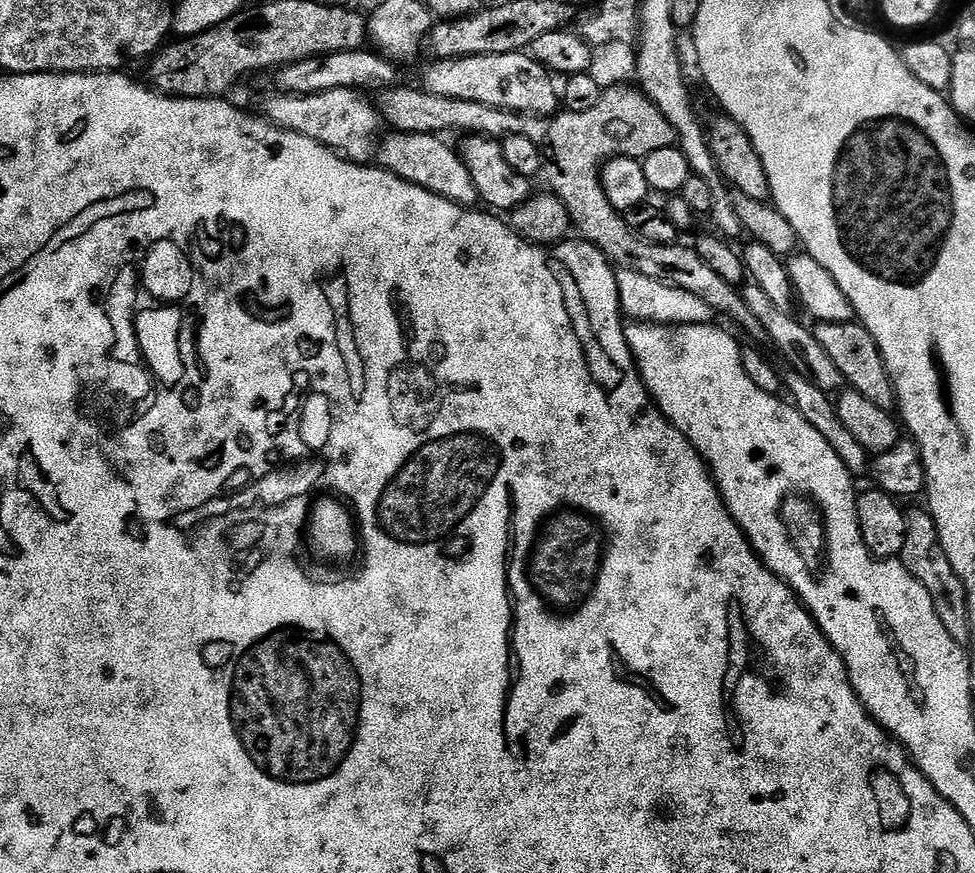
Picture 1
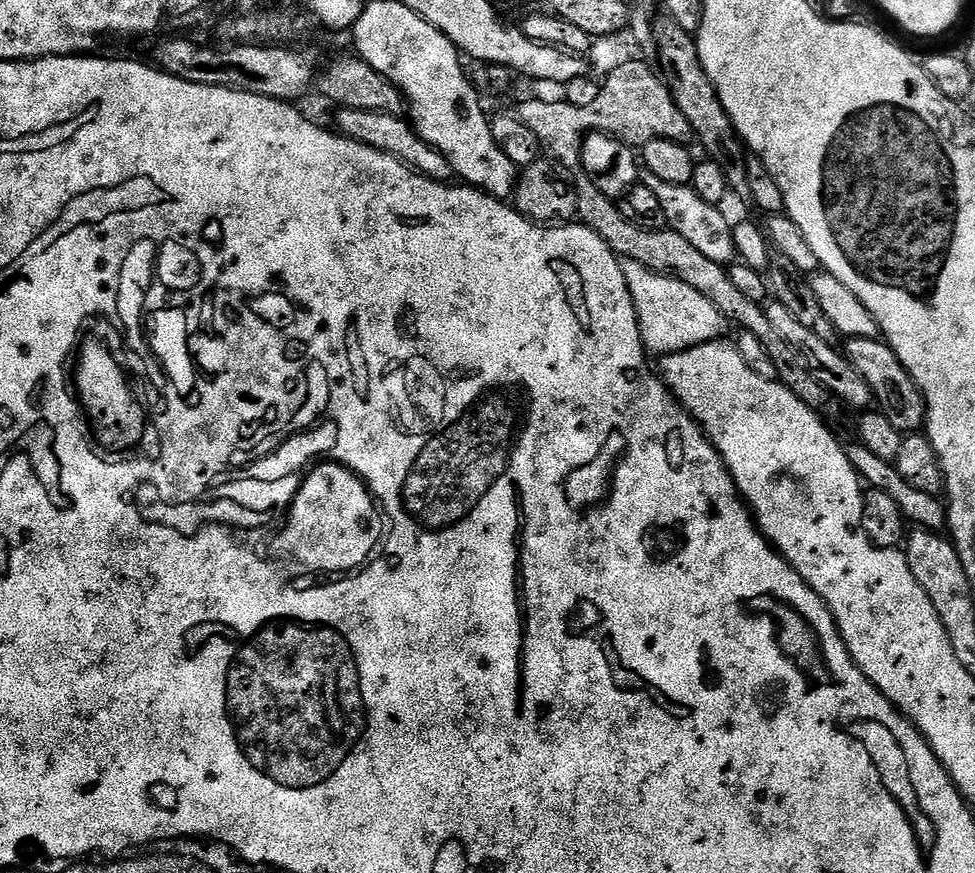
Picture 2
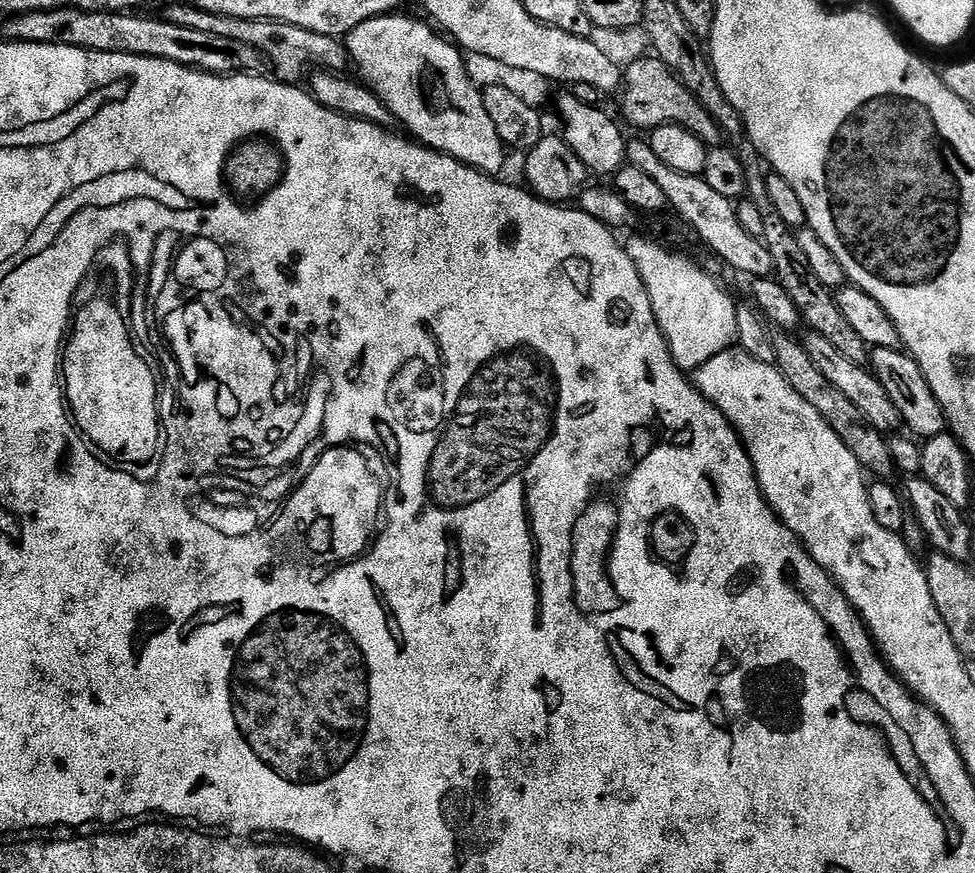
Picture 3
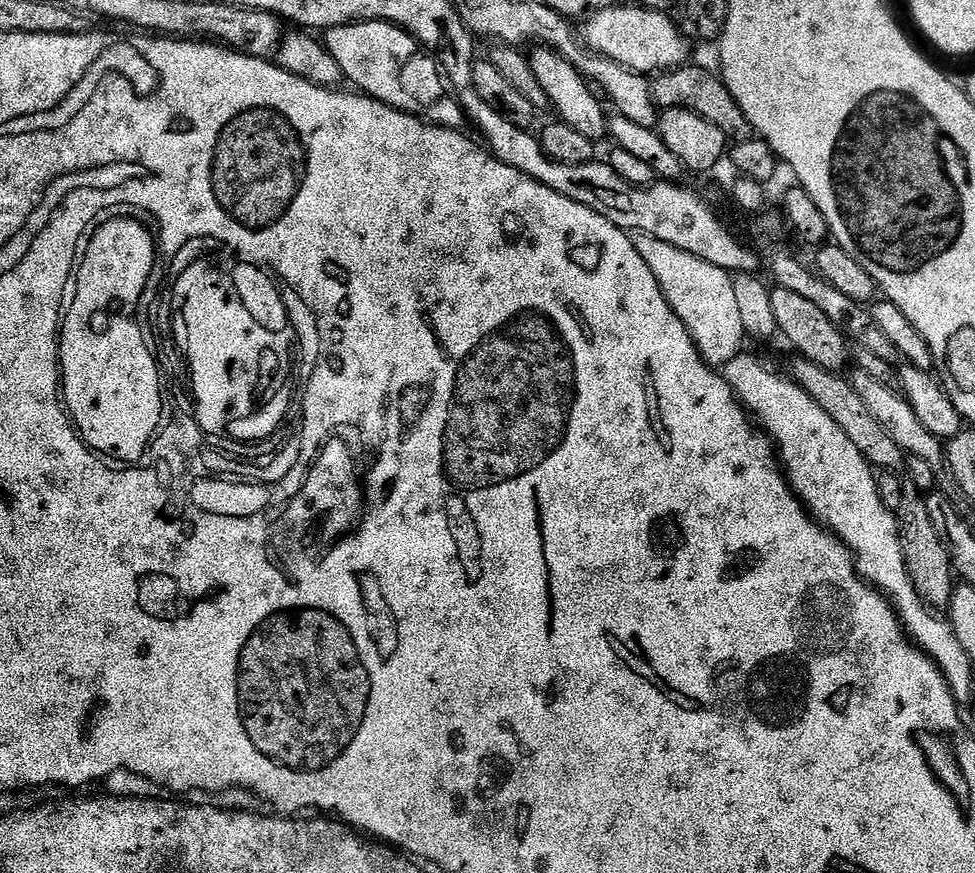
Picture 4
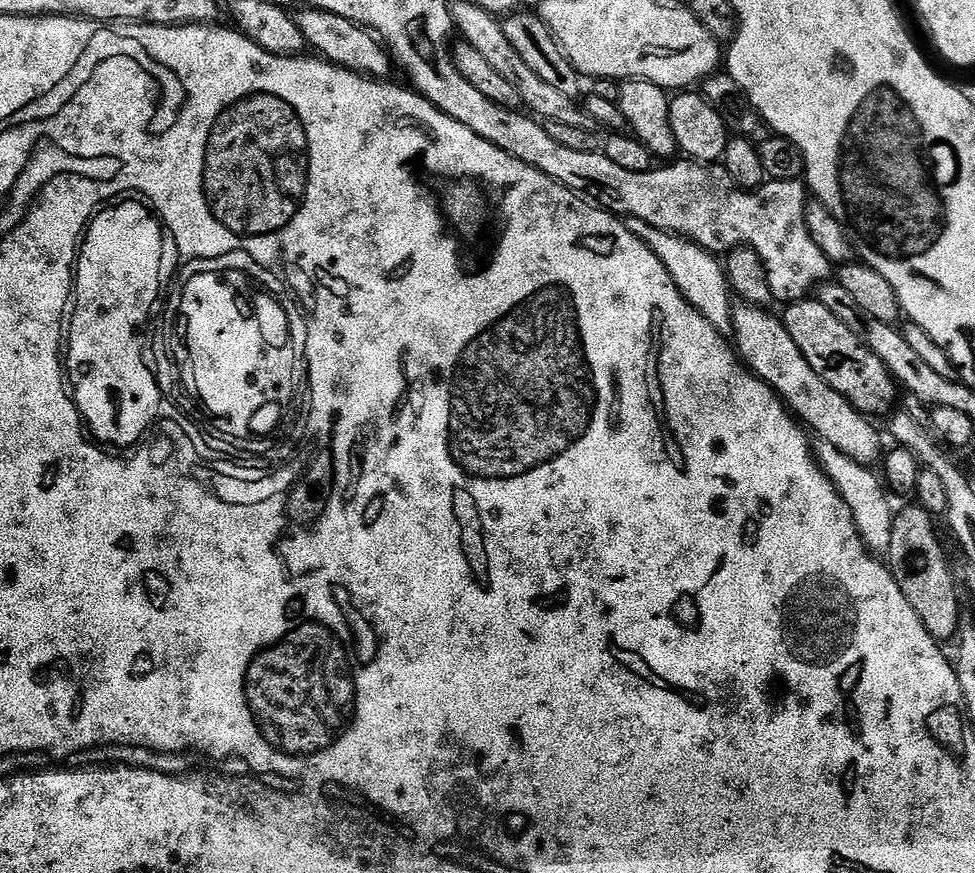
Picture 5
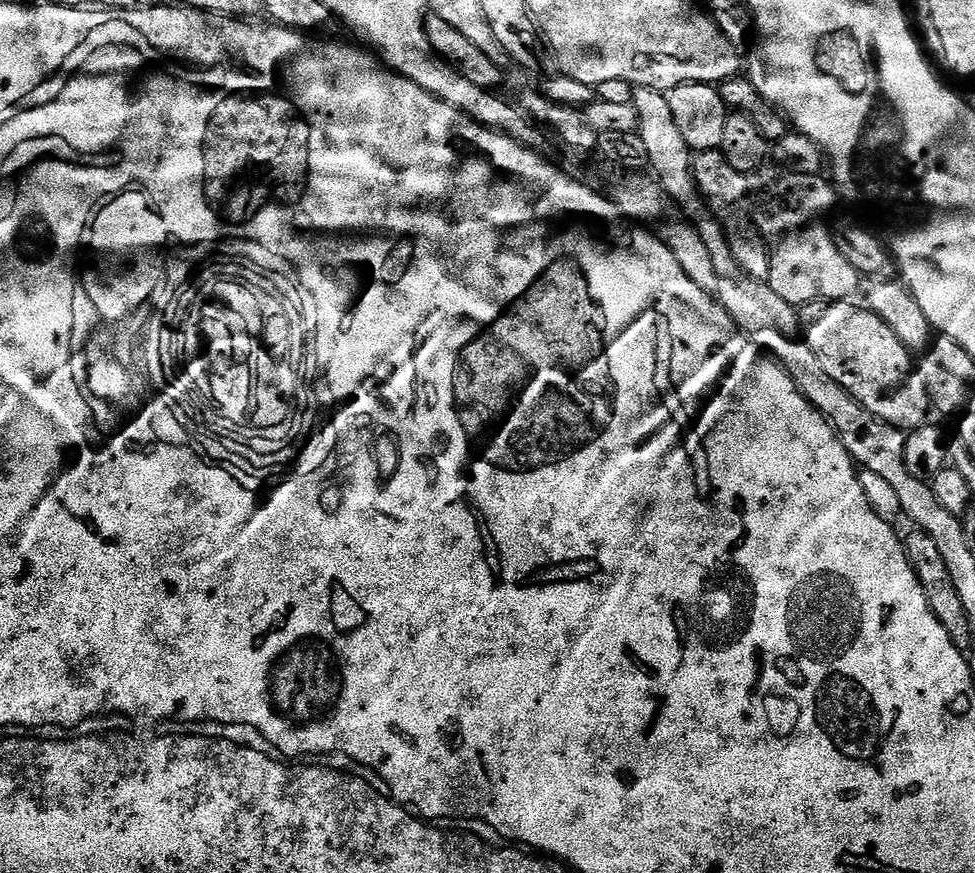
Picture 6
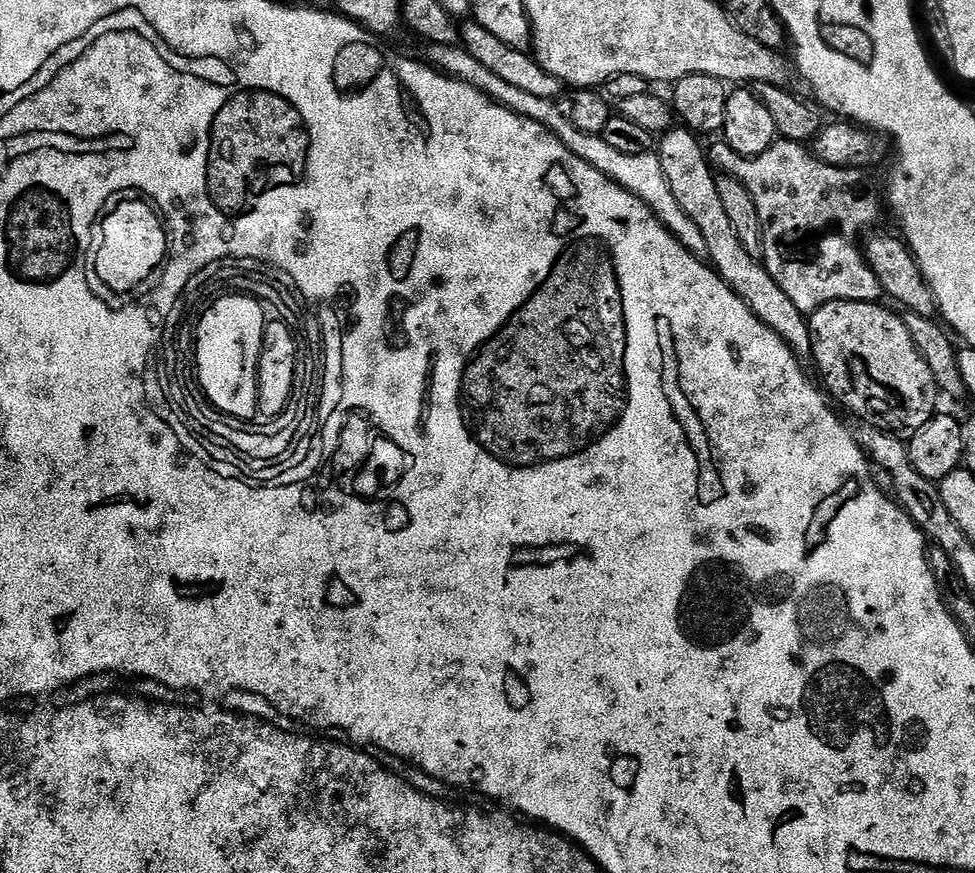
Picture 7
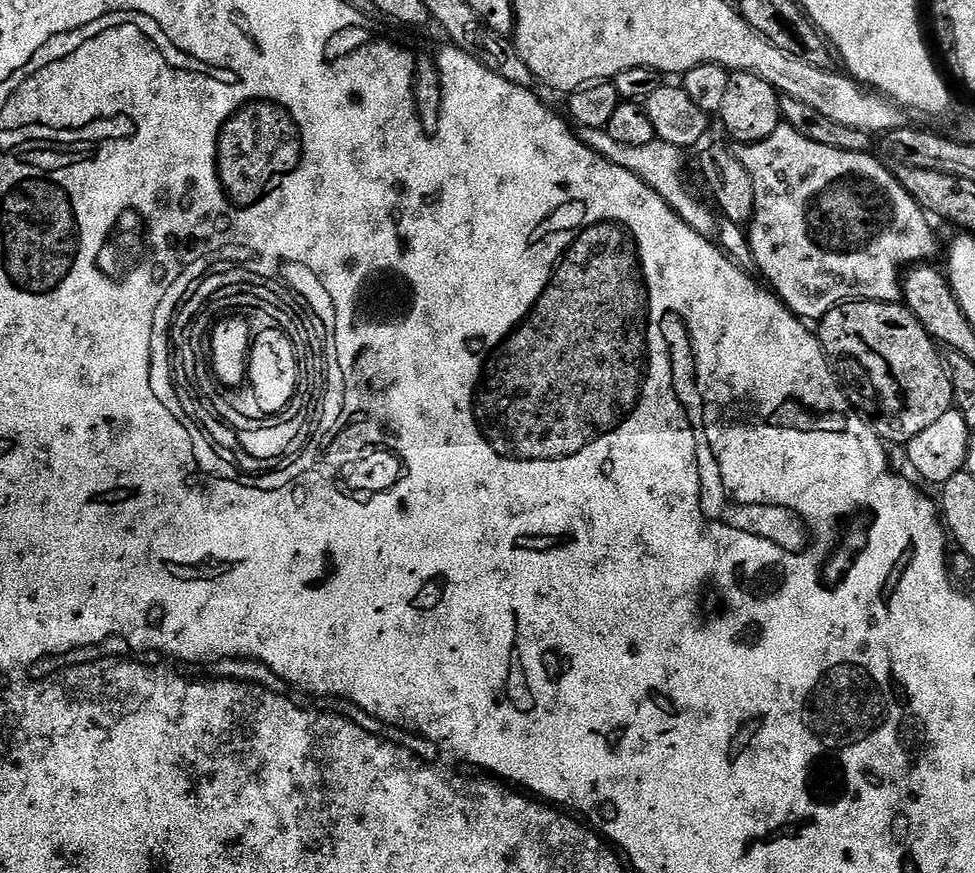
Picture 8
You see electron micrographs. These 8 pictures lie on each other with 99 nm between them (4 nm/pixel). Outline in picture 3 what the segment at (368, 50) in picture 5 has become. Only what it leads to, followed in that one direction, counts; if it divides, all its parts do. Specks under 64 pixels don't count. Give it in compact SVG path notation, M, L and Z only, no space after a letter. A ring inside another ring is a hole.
M389 14L362 20L354 31L348 33L346 43L354 68L365 76L361 77L377 98L391 110L393 117L397 121L401 120L409 128L407 131L425 148L433 148L435 152L446 154L479 172L500 174L504 168L506 145L498 138L498 130L494 130L490 114L486 114L483 91L479 87L476 89L464 65L465 53L451 39L441 35L431 23L423 24L420 20L400 15Z

